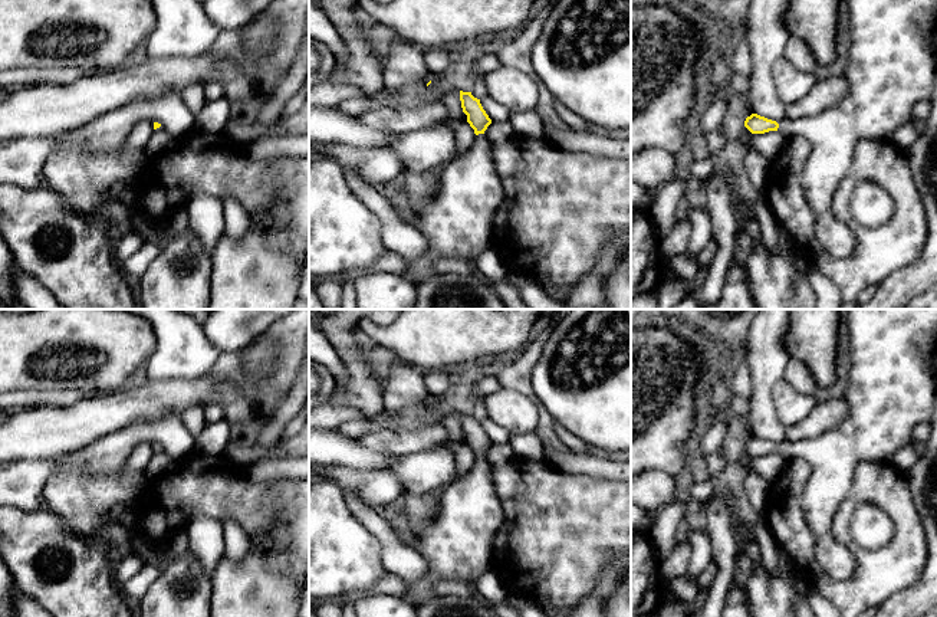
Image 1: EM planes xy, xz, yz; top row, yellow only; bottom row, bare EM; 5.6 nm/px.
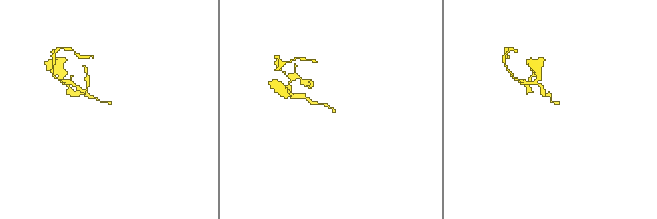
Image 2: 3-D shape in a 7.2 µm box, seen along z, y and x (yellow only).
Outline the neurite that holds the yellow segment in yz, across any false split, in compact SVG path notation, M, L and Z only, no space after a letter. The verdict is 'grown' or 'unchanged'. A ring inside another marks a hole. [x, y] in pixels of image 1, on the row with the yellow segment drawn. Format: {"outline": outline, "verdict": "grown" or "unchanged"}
{"outline": "M848 0L849 40L848 63L842 78L848 83L845 98L818 115L776 122L752 114L744 127L752 134L780 131L786 138L805 137L812 144L812 152L802 171L805 197L815 214L815 236L828 255L845 259L855 249L855 236L846 224L832 213L832 197L848 174L855 147L861 140L891 140L892 134L908 119L913 108L921 101L930 102L937 76L937 0Z", "verdict": "grown"}

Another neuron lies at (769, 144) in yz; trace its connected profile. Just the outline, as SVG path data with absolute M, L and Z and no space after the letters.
M769 131L765 134L754 134L749 140L749 147L773 161L775 157L786 147L788 138L780 131Z

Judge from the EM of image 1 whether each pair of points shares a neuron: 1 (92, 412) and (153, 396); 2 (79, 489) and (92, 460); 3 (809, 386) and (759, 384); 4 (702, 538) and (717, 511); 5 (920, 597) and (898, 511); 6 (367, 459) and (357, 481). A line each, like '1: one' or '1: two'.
1: one
2: two
3: two
4: two
5: two
6: two

